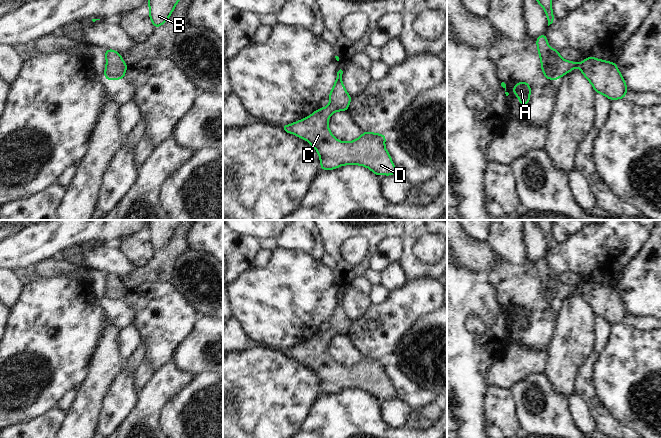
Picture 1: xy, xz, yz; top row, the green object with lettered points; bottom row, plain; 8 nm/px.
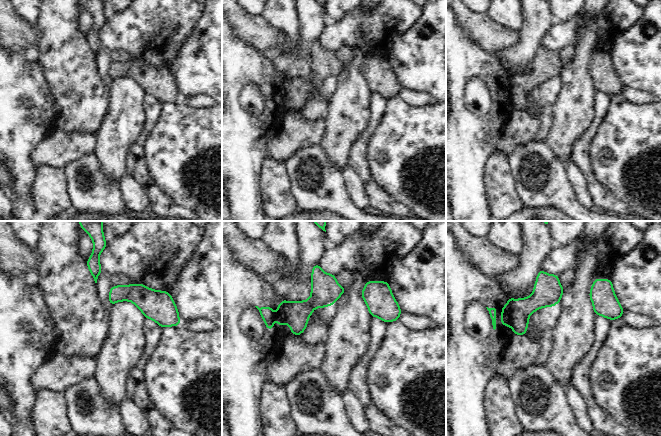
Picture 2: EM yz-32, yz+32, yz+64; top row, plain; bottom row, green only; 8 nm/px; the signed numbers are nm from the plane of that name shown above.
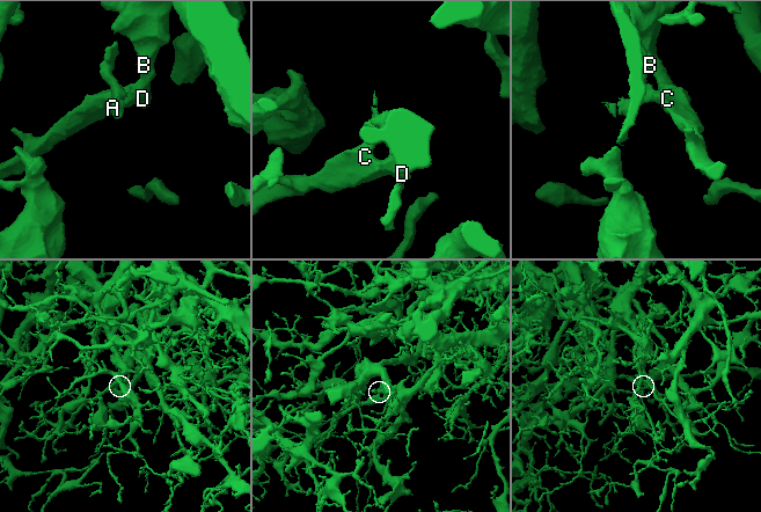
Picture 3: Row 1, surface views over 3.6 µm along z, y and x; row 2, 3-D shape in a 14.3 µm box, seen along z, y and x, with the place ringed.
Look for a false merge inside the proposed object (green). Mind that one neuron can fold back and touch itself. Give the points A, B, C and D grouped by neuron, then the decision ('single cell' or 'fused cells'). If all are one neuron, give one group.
groups A B C D; single cell

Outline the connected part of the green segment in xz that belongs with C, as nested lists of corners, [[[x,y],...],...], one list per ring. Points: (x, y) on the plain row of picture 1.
[[[343,295],[337,296],[337,302],[329,318],[329,329],[319,332],[310,340],[290,349],[282,349],[287,356],[309,366],[320,381],[321,394],[332,394],[343,389],[361,389],[369,392],[375,399],[394,399],[397,392],[385,373],[387,360],[373,356],[363,358],[350,366],[337,364],[328,351],[331,338],[347,335],[351,320],[341,304]]]

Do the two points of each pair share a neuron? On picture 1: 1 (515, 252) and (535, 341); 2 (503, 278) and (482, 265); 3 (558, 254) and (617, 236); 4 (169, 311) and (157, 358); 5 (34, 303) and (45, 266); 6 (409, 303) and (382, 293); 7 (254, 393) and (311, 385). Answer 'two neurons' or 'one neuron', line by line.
1: one neuron
2: two neurons
3: one neuron
4: one neuron
5: two neurons
6: two neurons
7: one neuron

